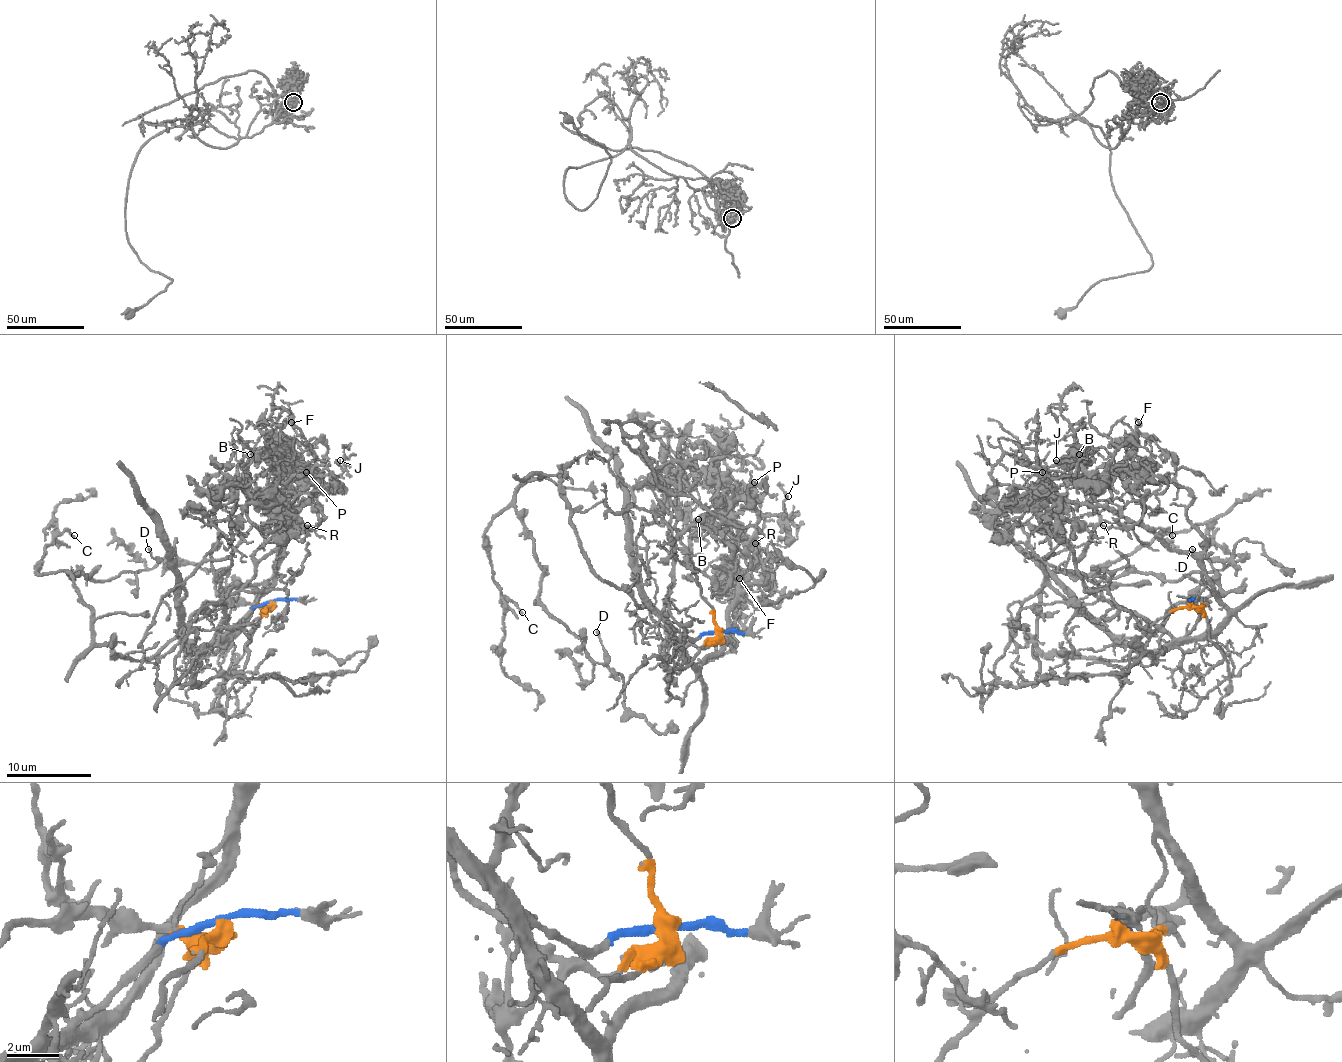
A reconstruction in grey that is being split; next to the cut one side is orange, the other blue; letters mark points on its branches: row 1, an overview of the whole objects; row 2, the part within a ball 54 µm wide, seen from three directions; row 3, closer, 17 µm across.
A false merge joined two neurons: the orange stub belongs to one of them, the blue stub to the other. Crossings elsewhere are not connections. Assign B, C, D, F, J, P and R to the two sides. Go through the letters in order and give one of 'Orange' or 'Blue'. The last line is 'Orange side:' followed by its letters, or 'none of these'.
B: Blue
C: Orange
D: Orange
F: Blue
J: Blue
P: Blue
R: Blue
Orange side: C, D

